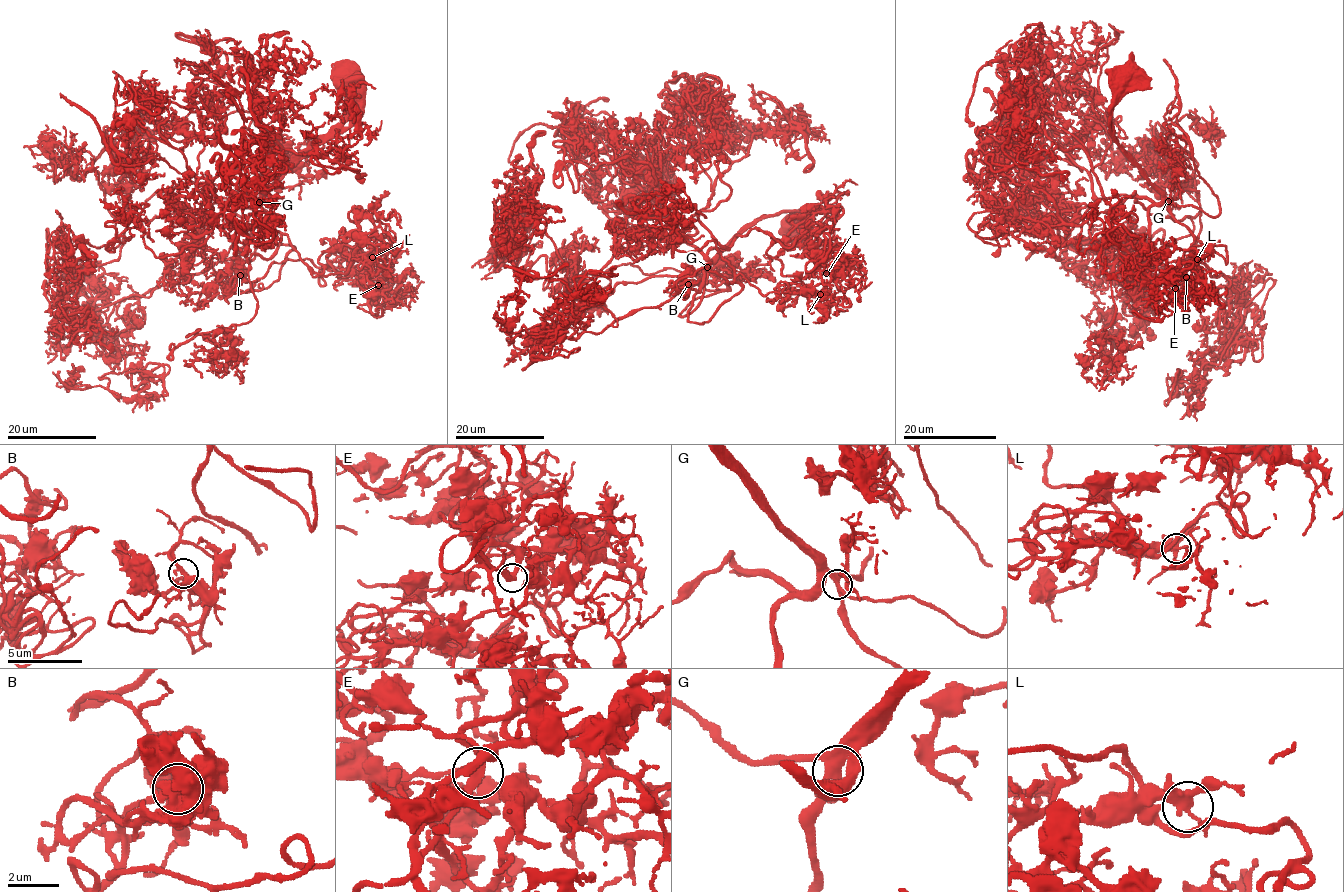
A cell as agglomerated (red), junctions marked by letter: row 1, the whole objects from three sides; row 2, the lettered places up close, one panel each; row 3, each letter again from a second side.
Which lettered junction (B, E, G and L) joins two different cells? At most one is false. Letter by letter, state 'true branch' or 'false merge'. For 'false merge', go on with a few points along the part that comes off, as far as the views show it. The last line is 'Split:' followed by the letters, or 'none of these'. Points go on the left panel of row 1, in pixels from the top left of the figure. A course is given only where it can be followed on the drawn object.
B: true branch
E: true branch
G: true branch
L: true branch
Split: none of these

